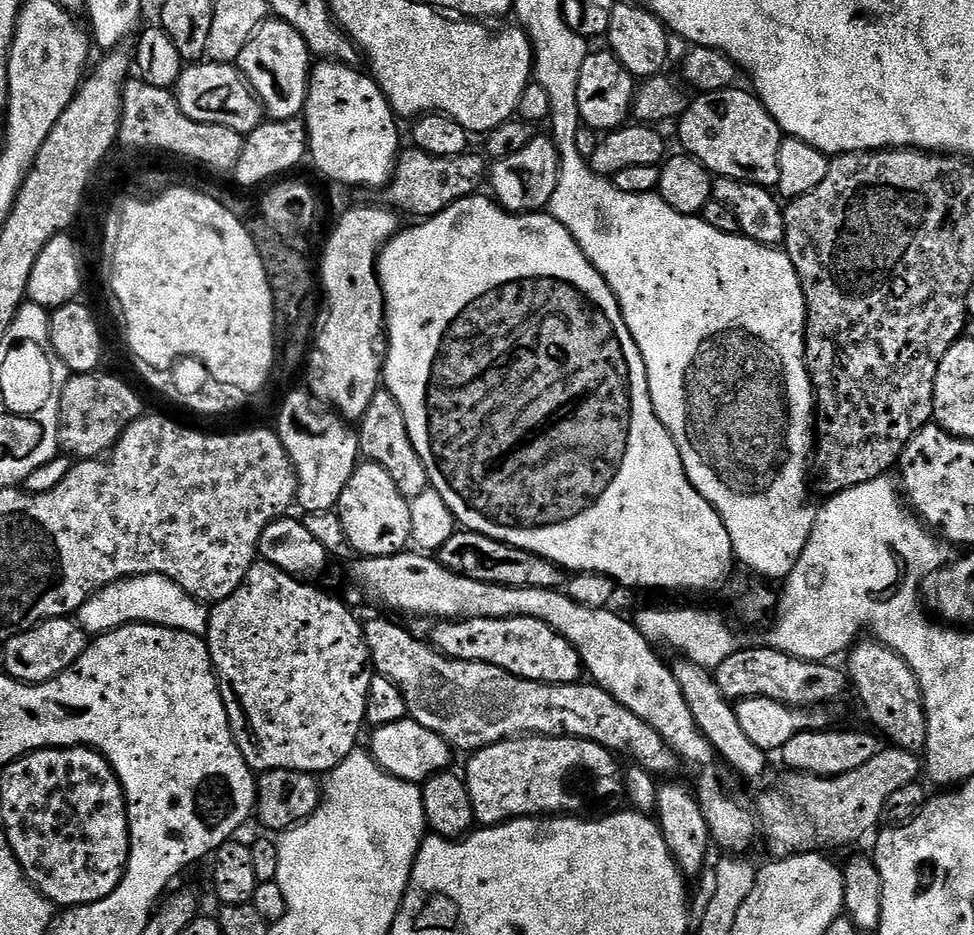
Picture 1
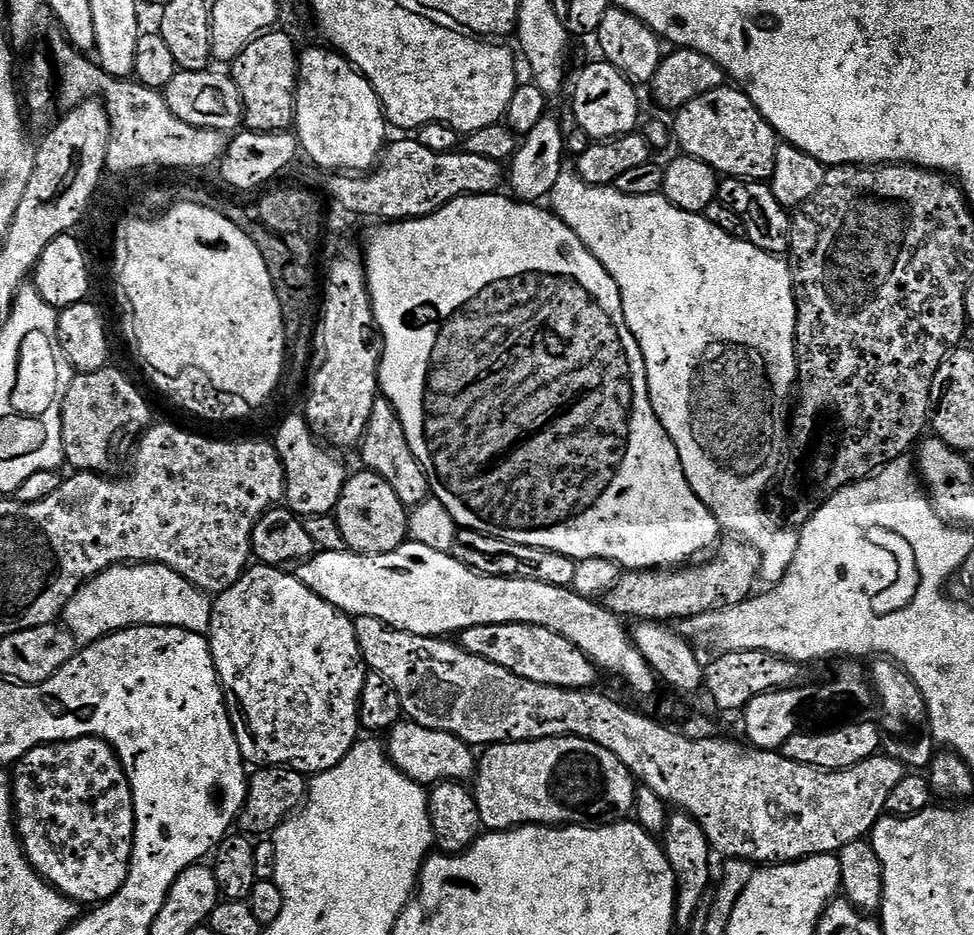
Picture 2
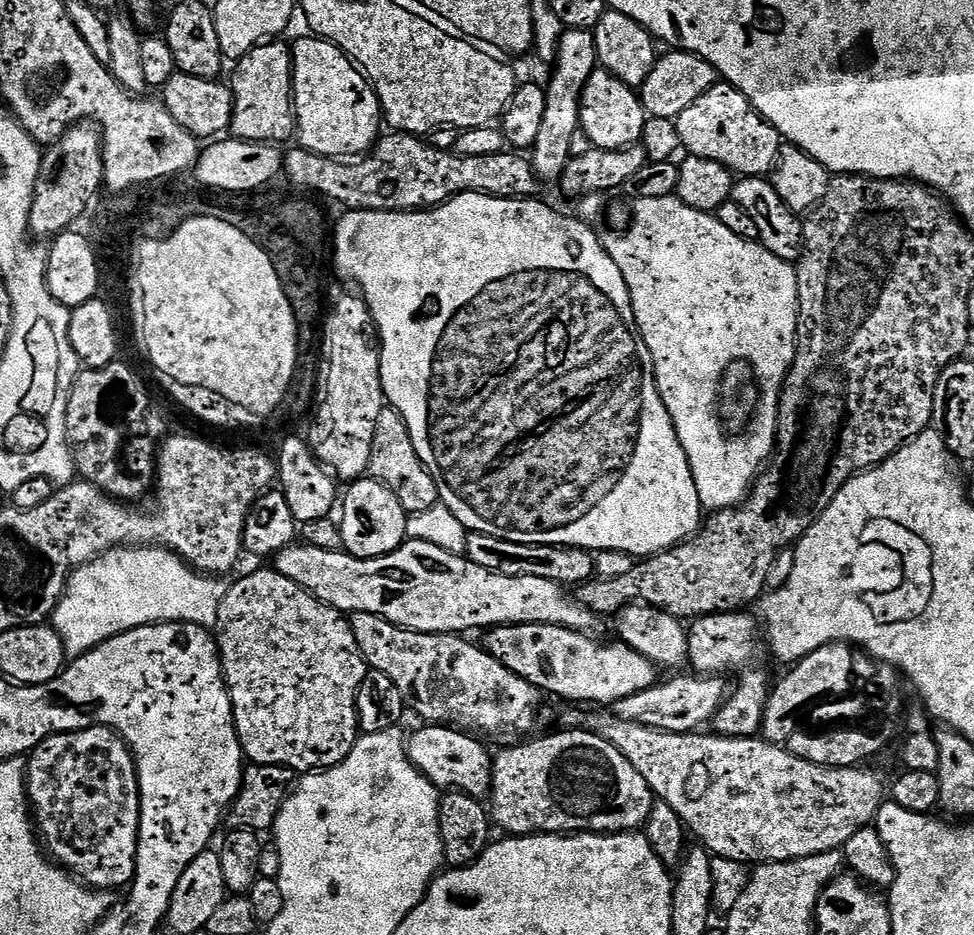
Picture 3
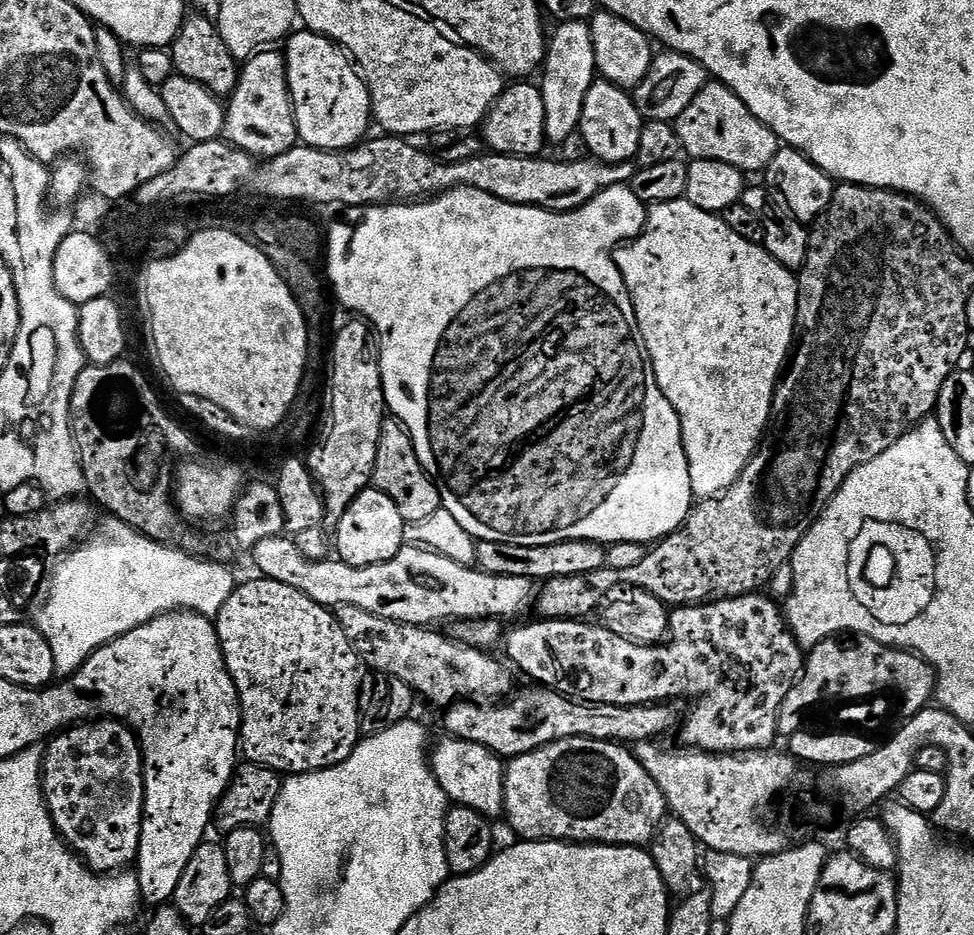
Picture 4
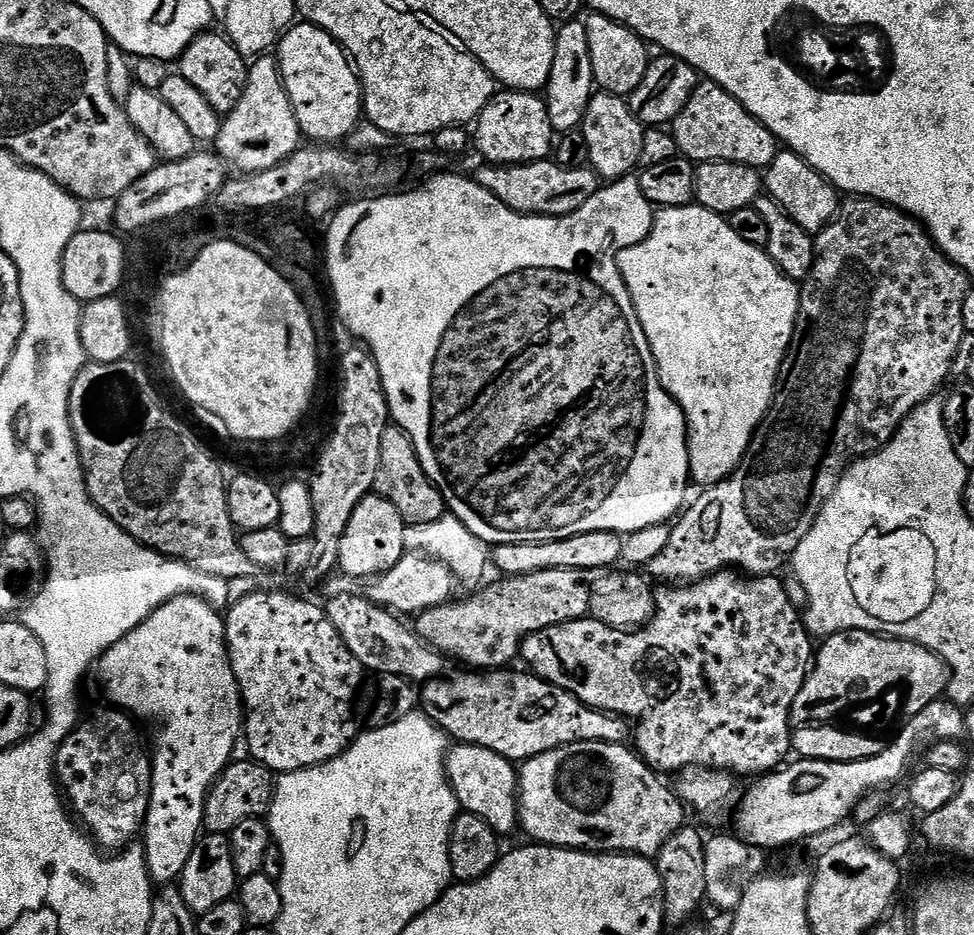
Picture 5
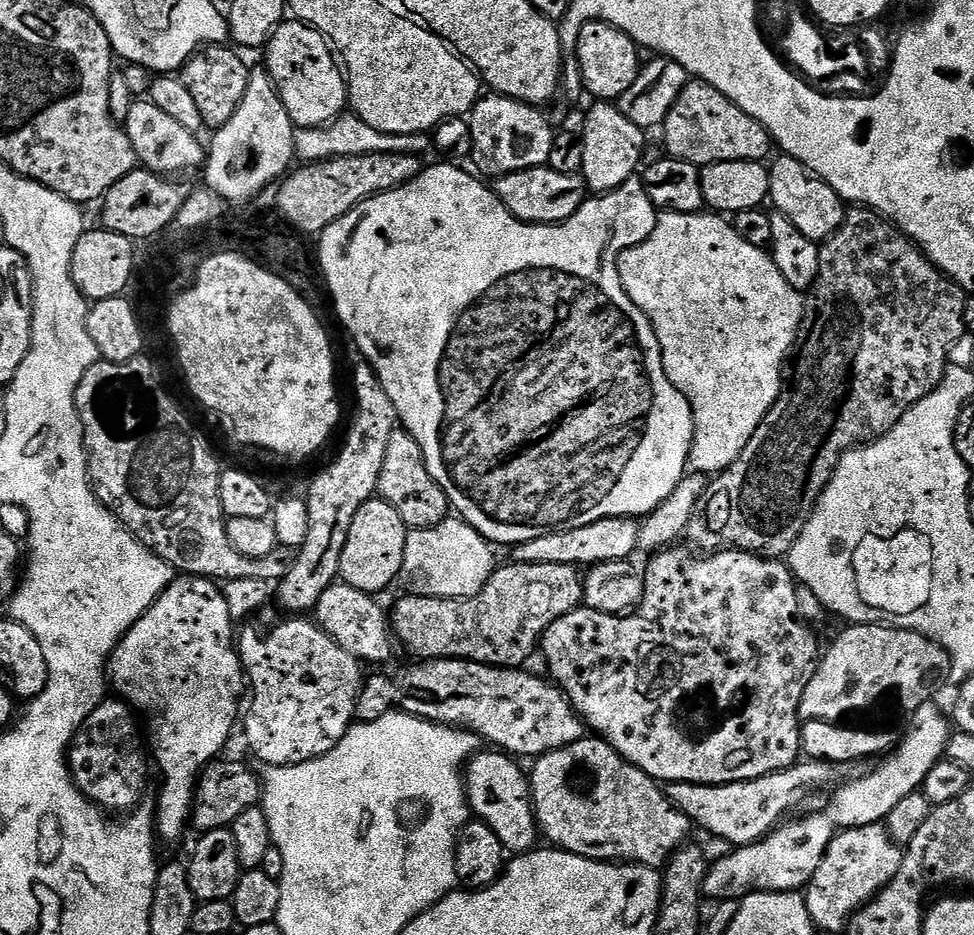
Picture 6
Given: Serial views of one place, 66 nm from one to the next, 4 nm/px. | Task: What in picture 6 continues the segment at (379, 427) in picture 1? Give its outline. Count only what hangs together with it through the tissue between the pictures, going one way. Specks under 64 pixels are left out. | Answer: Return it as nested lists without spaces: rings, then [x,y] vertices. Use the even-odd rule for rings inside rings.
[[[400,426],[396,427],[394,434],[390,434],[390,443],[386,446],[386,462],[382,462],[378,496],[390,506],[394,506],[394,510],[398,510],[398,518],[402,518],[409,530],[433,528],[450,516],[448,496],[442,486],[438,486],[434,478],[430,478],[422,446],[418,446],[416,439]]]

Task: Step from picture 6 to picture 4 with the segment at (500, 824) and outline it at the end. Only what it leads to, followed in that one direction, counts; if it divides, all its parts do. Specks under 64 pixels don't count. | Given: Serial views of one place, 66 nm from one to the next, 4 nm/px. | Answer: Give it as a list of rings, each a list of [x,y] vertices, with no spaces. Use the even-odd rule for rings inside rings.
[[[449,735],[446,740],[435,741],[430,752],[432,772],[436,775],[436,781],[442,786],[449,801],[453,805],[461,804],[470,810],[478,810],[478,814],[489,818],[499,817],[504,810],[504,769],[505,761],[491,752],[486,746],[478,745],[477,742],[460,740]]]

